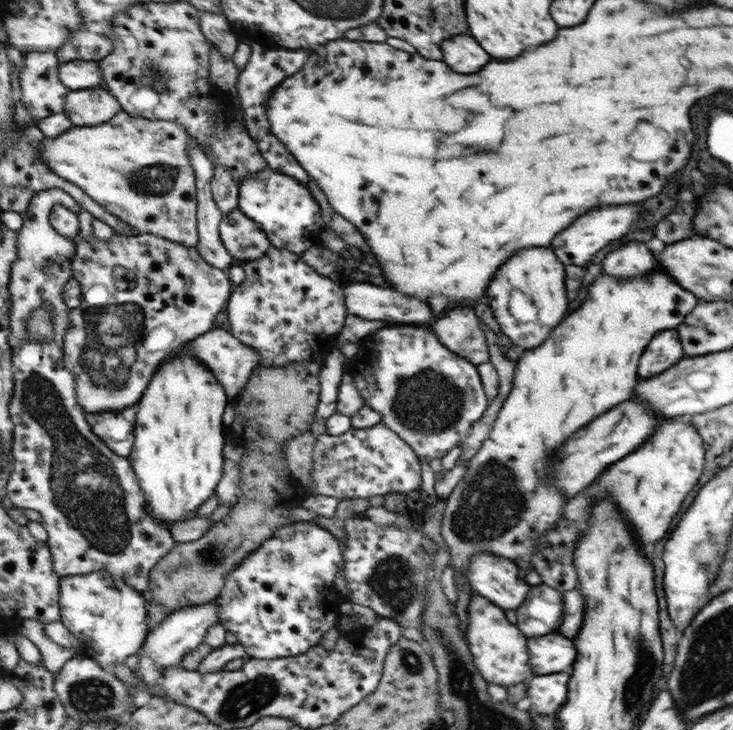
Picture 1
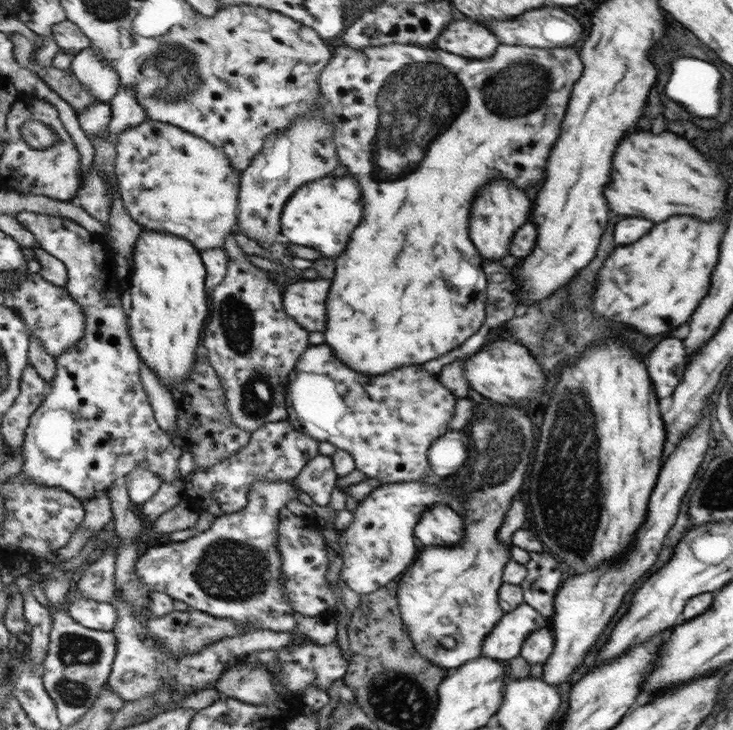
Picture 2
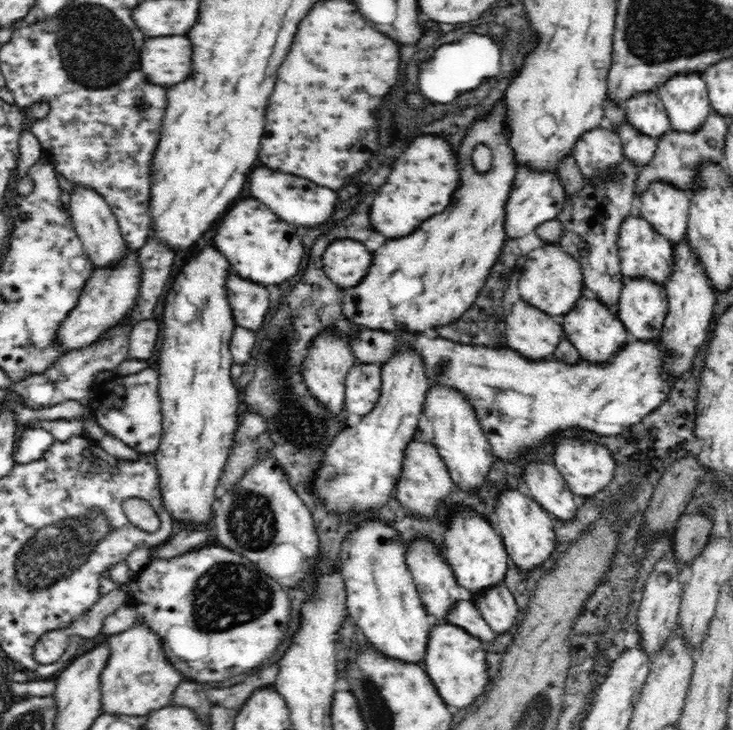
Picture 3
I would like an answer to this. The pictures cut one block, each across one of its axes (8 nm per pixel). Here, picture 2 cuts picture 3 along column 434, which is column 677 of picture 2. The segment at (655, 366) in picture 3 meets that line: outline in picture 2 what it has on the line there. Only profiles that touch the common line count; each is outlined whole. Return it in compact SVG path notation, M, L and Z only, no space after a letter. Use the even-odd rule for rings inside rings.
M671 336L658 340L649 350L645 362L649 362L649 374L653 374L653 382L657 382L657 394L661 394L661 398L671 396L683 380L687 369L685 356L684 342Z

